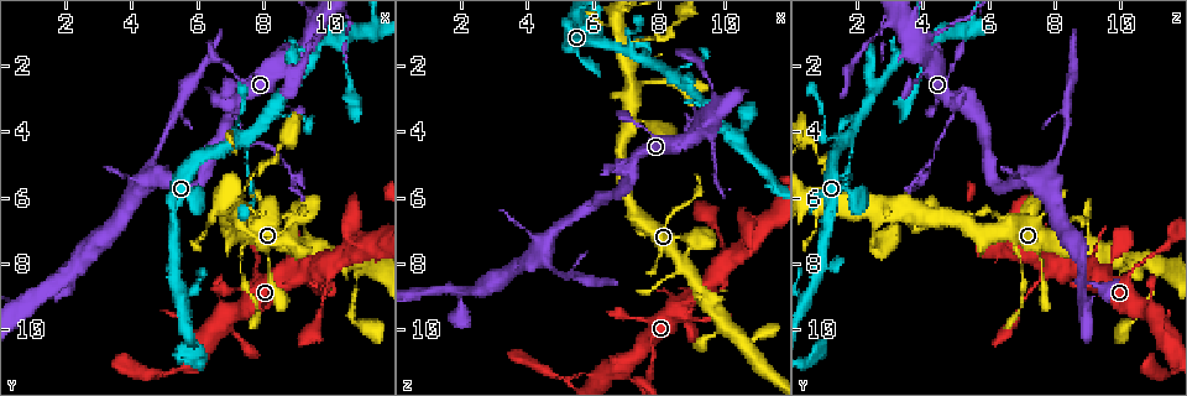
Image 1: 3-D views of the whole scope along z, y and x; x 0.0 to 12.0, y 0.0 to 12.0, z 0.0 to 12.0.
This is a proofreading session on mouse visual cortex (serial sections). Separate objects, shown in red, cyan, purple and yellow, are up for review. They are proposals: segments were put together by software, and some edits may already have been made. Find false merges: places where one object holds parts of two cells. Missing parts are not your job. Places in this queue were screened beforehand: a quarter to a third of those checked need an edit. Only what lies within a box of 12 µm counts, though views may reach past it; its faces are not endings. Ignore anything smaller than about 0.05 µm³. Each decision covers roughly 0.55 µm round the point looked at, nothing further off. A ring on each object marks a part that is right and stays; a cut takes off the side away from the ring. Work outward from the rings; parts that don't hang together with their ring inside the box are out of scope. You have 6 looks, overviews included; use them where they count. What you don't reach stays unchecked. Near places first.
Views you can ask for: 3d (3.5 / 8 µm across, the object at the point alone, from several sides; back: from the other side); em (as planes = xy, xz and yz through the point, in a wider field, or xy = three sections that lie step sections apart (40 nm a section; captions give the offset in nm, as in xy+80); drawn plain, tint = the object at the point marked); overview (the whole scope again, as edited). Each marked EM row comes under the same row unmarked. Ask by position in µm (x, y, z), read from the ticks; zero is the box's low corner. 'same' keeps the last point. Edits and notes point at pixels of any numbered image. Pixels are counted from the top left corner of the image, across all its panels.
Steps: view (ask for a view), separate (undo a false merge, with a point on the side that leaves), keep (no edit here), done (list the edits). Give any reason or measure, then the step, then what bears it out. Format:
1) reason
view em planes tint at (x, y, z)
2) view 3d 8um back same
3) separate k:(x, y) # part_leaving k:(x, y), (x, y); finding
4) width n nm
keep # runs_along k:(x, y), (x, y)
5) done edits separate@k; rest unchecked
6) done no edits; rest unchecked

small branch off a trunk
view 3d 3.5um at (9.9, 8.2, 7.8)

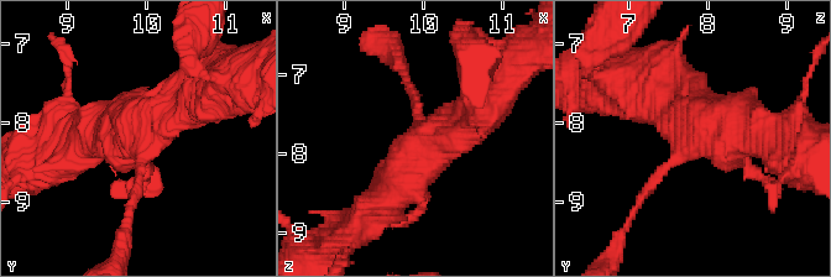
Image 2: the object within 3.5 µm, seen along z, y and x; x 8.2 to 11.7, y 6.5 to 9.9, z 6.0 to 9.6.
now the EM
view em xy step 1 tint at (9.95, 8.15, 7.80)

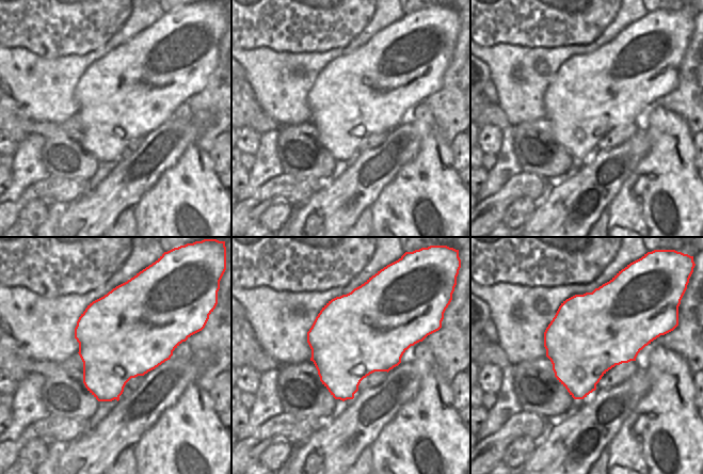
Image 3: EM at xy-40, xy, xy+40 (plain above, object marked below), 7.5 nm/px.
keep # runs_along 2:(370, 213), (480, 102); continuous, no second cell

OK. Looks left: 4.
sharp bend
view 3d 3.5um at (7.2, 3.1, 5.0)

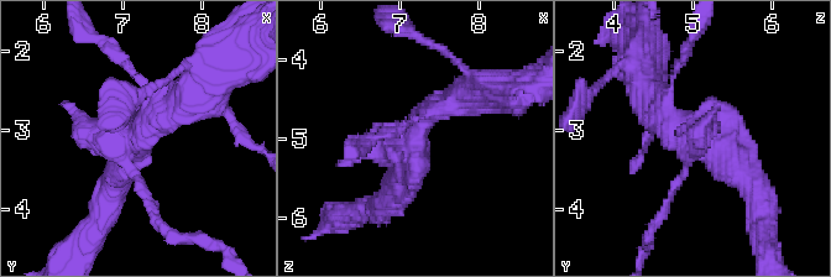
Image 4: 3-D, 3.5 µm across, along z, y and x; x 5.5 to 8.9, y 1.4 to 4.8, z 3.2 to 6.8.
view em xy step 3 tint at (7.15, 3.05, 5.05)

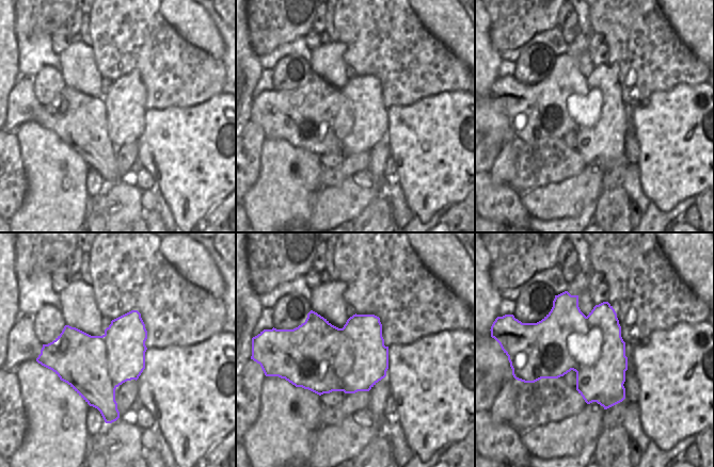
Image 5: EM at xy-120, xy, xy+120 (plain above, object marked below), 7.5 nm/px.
separate 4:(80, 141) # two cells meet here

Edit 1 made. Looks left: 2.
a fork
view 3d 3.5um at (7.1, 6.1, 1.5)

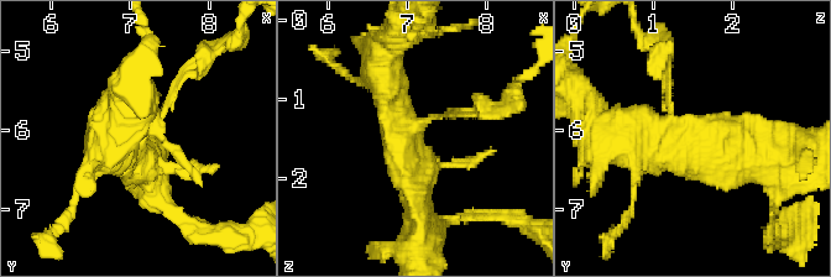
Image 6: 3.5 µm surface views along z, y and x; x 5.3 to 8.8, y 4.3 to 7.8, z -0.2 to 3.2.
need the tissue
view em xy step 1 tint at (7.05, 6.20, 1.55)

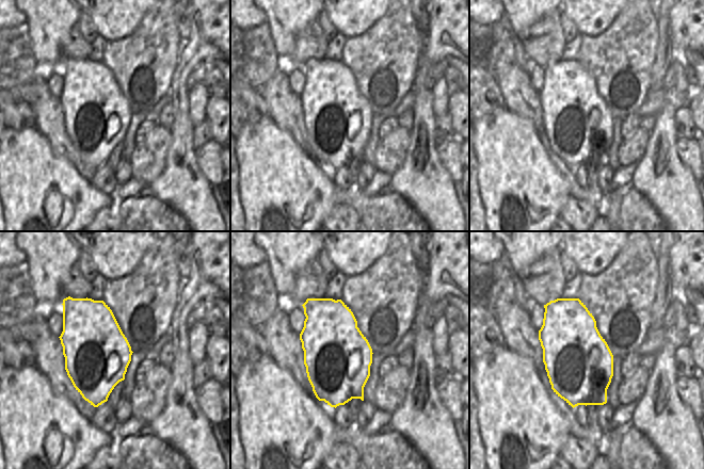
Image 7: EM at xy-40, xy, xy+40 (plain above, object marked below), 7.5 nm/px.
separate 6:(174, 87) # part_leaving 6:(163, 113), (186, 71), (231, 41); a second cell is stuck on

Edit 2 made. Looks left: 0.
done edits separate@4, separate@6; rest unchecked

